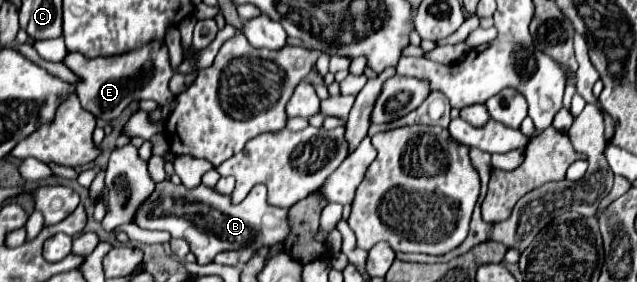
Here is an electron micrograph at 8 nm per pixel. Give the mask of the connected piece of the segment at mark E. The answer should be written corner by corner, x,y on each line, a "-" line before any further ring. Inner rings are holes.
153,39
133,51
113,57
89,59
81,53
69,53
65,65
83,77
83,81
77,83
79,101
83,109
95,113
97,119
113,121
131,101
153,99
159,105
173,101
173,93
167,89
167,83
173,77
173,69
169,61
169,49
163,39

